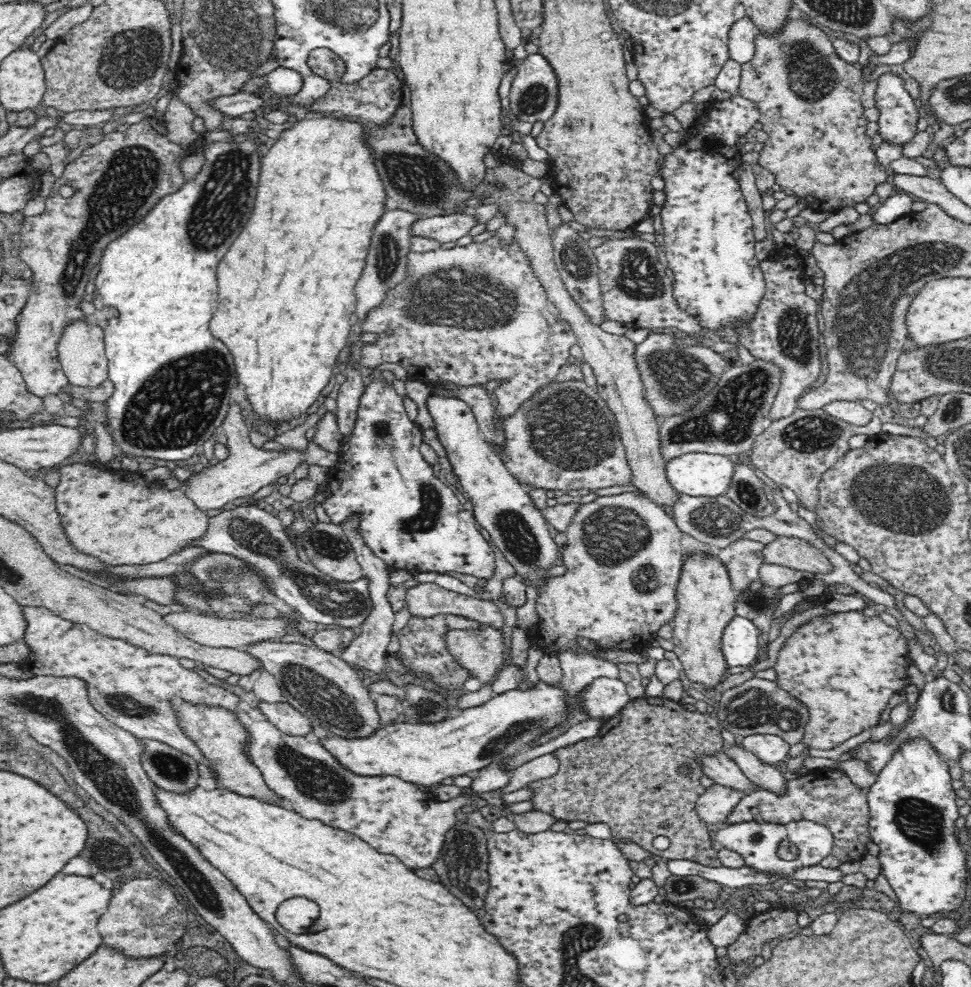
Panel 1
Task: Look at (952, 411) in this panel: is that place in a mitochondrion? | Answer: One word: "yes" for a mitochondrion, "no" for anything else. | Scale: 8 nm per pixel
yes

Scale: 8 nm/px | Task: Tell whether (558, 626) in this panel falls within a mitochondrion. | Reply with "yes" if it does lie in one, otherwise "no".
no

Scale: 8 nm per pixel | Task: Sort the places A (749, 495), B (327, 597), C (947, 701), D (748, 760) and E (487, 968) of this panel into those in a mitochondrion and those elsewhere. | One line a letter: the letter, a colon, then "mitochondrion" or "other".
A: mitochondrion
B: mitochondrion
C: mitochondrion
D: other
E: other

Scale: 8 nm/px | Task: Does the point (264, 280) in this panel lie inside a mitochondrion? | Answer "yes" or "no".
no

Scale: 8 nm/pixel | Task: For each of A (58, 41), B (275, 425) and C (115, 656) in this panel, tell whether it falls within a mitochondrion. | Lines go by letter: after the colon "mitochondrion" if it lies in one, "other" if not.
A: other
B: other
C: other

